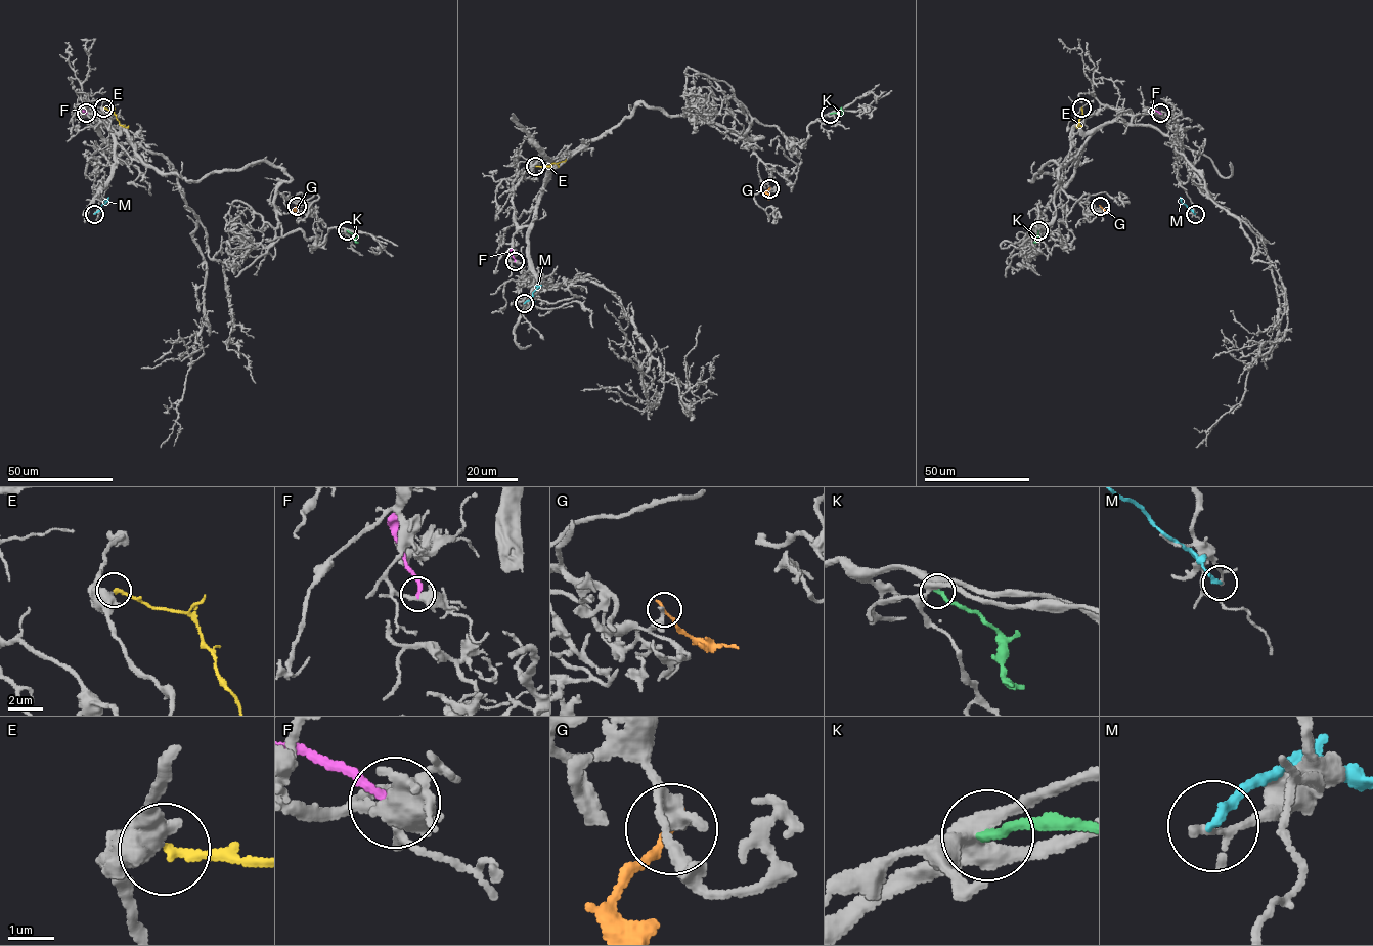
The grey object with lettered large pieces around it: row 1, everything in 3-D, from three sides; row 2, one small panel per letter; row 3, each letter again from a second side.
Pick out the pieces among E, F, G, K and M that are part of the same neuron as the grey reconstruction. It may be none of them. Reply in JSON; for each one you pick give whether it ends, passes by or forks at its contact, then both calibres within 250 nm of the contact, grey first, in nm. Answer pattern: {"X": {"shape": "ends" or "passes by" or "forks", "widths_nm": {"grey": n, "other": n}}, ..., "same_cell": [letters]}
{"same_cell": []}

